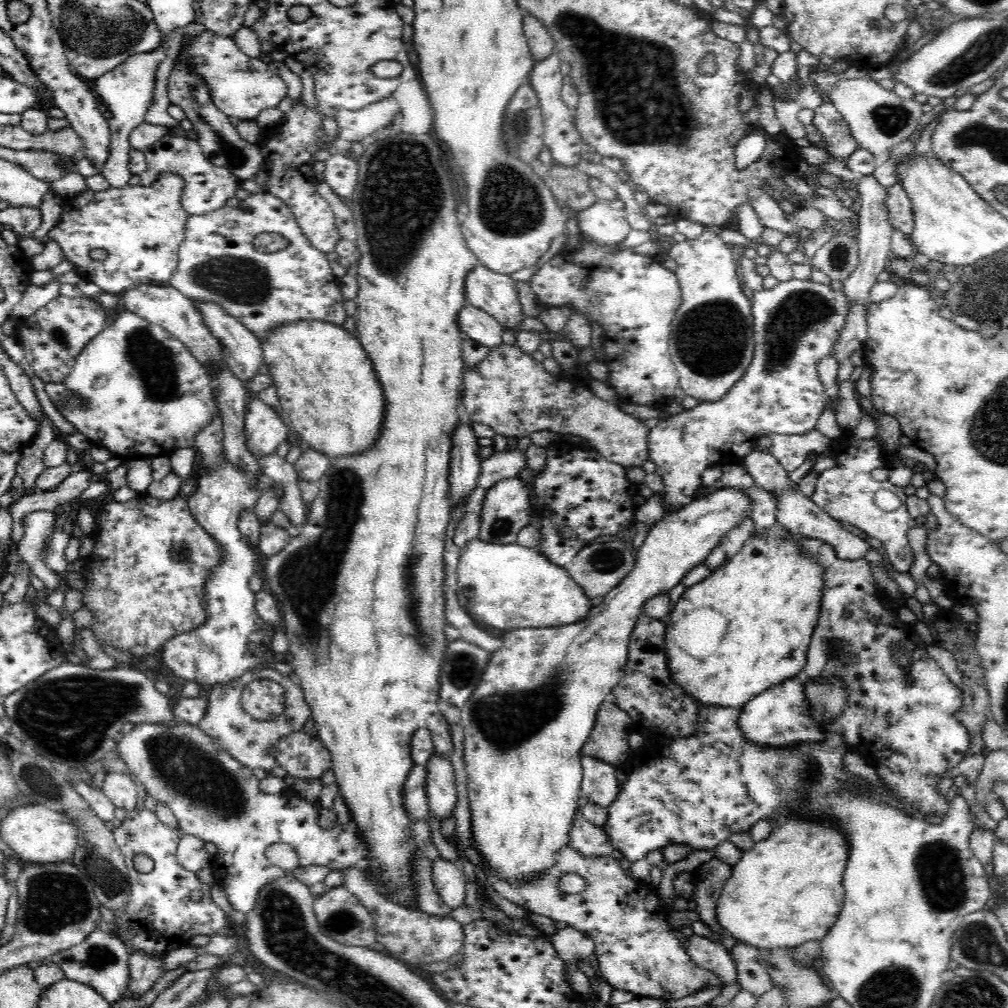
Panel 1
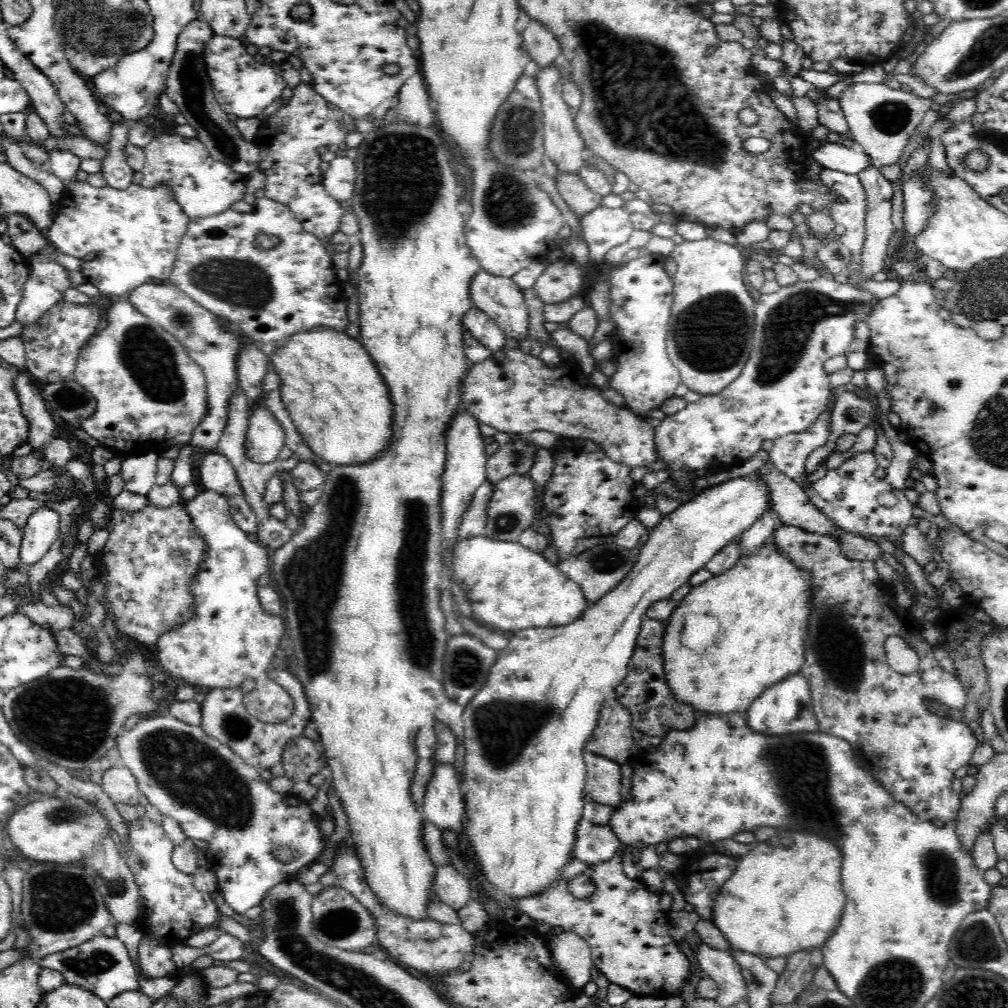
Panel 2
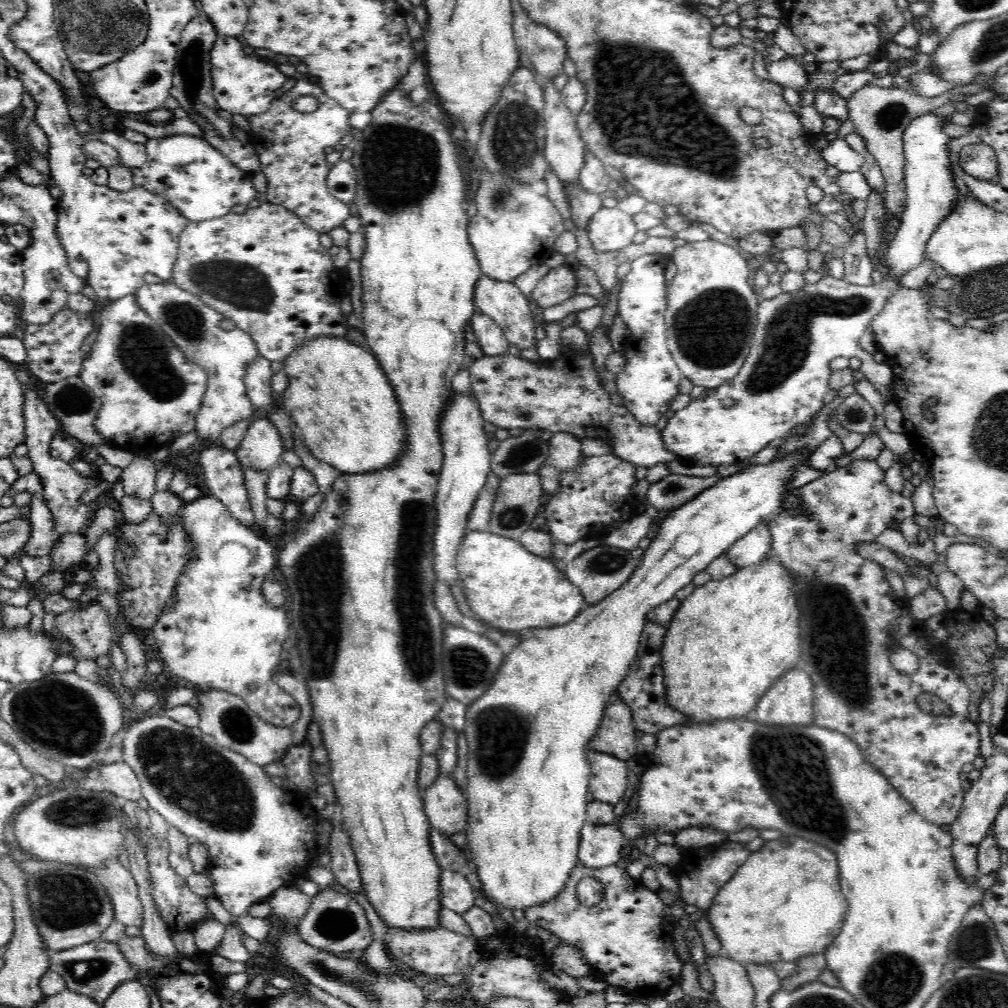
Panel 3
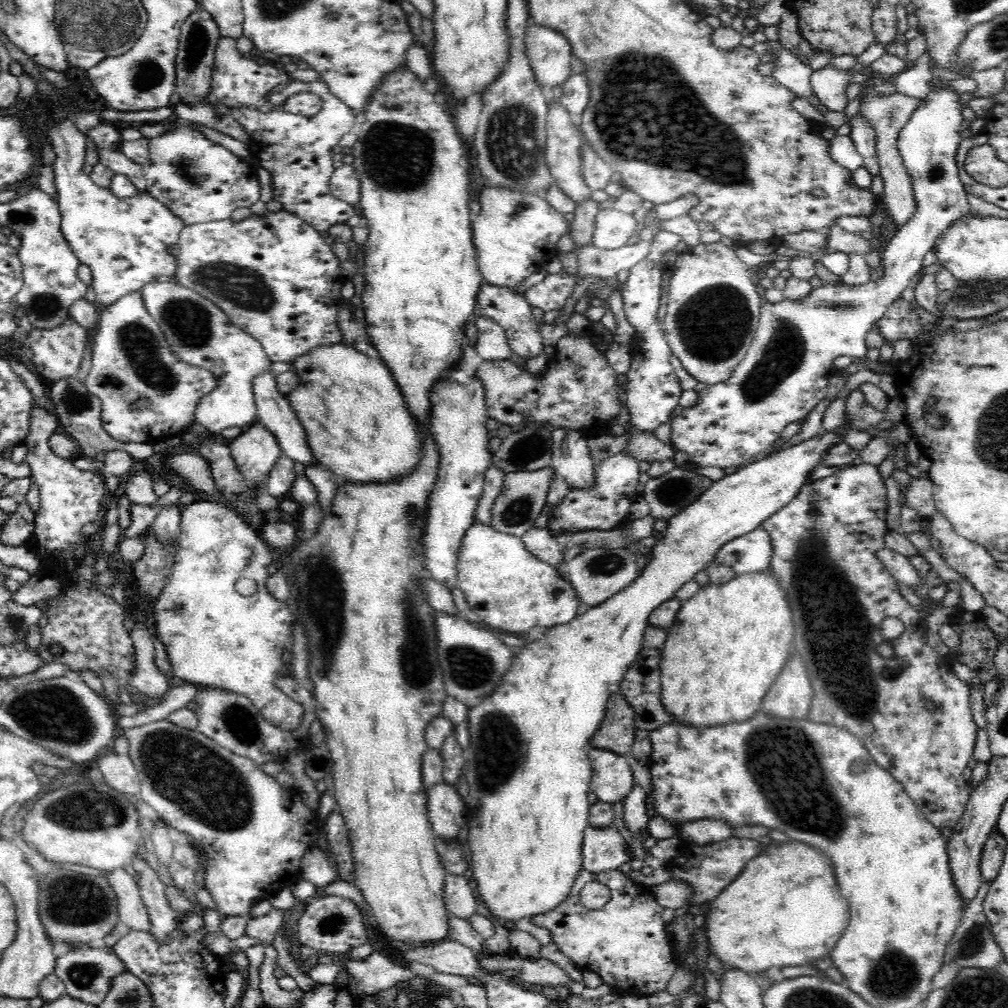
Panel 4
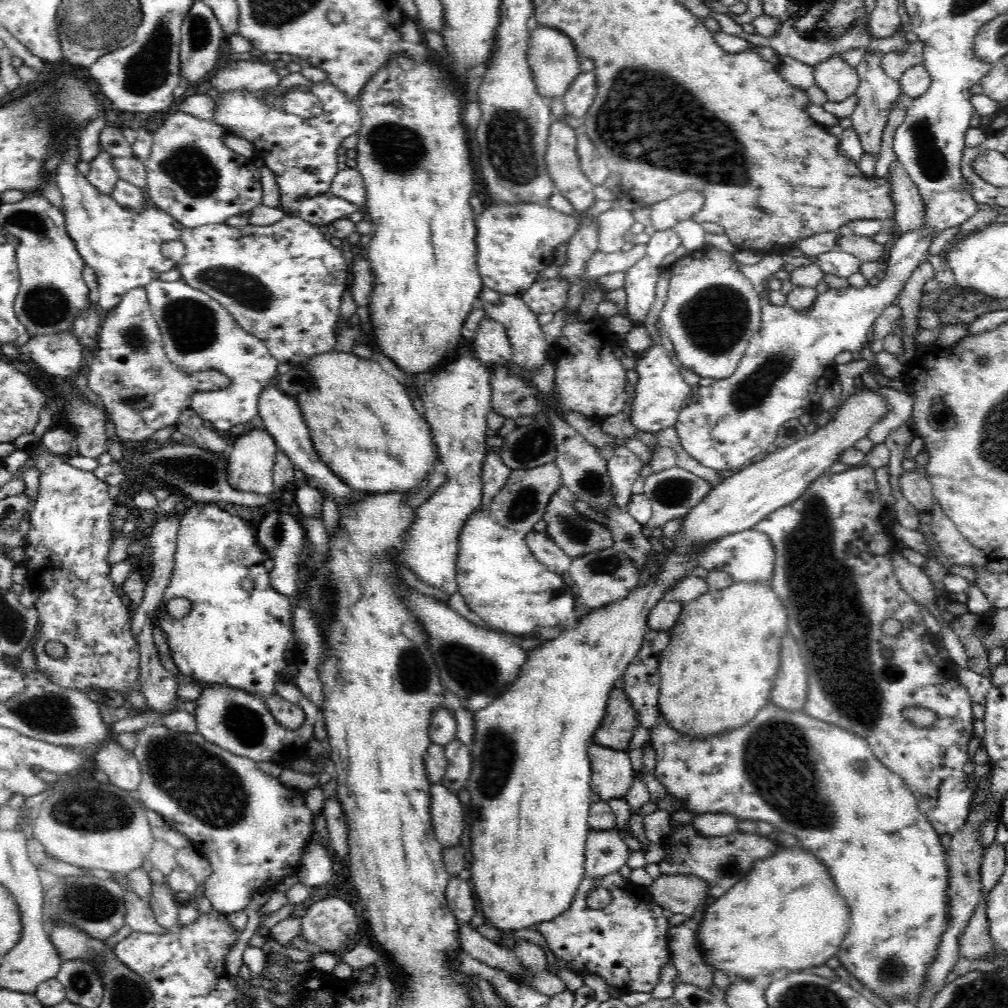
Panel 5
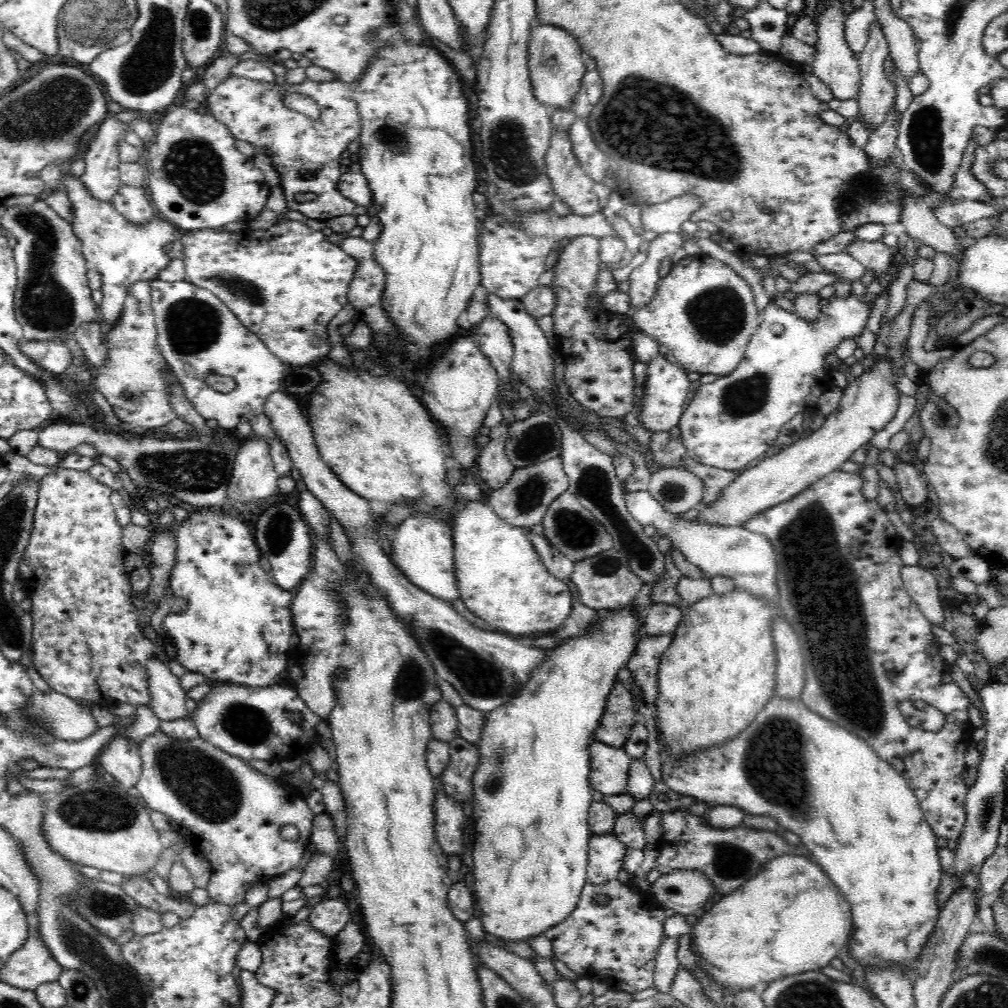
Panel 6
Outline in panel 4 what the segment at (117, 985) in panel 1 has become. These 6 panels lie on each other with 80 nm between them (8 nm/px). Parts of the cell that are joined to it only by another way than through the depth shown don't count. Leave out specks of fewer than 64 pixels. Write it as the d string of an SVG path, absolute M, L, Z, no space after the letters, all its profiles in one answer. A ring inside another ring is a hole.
M113 947L102 948L74 948L65 955L56 958L54 972L65 984L67 994L77 998L86 1004L101 1006L109 991L111 980L120 973L128 971L119 956L115 954Z

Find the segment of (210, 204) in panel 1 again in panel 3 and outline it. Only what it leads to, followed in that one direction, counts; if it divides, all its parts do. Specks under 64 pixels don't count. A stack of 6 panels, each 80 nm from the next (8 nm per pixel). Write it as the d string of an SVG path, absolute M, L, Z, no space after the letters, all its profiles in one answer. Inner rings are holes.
M174 134L152 138L145 142L145 147L147 159L141 166L145 178L143 188L162 196L190 222L226 216L234 206L257 200L259 193L252 183L252 174L242 171L230 157L222 155L200 136Z

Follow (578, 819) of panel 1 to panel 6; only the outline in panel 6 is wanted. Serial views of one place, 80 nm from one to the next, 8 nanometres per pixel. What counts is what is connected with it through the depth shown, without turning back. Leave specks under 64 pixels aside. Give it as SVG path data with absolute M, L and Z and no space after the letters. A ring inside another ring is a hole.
M612 834L590 835L588 846L587 882L606 884L618 878L628 847Z

